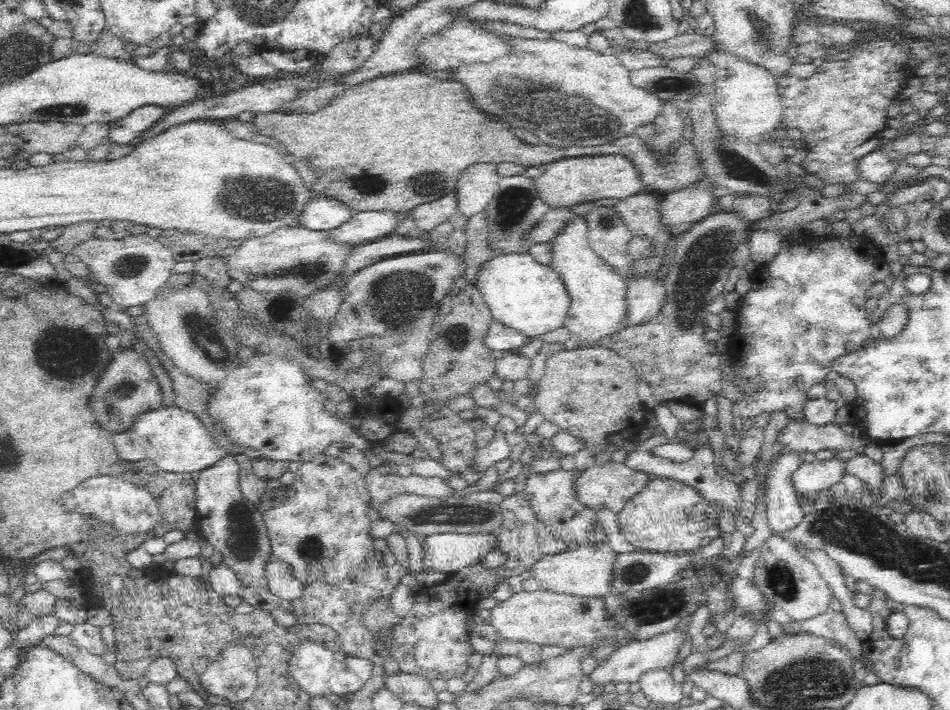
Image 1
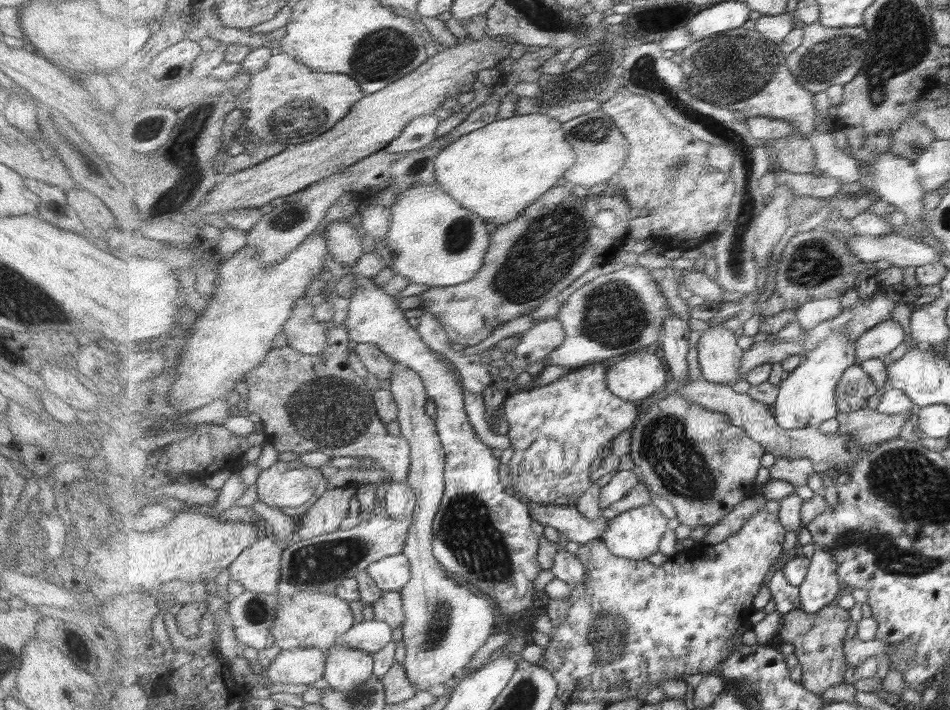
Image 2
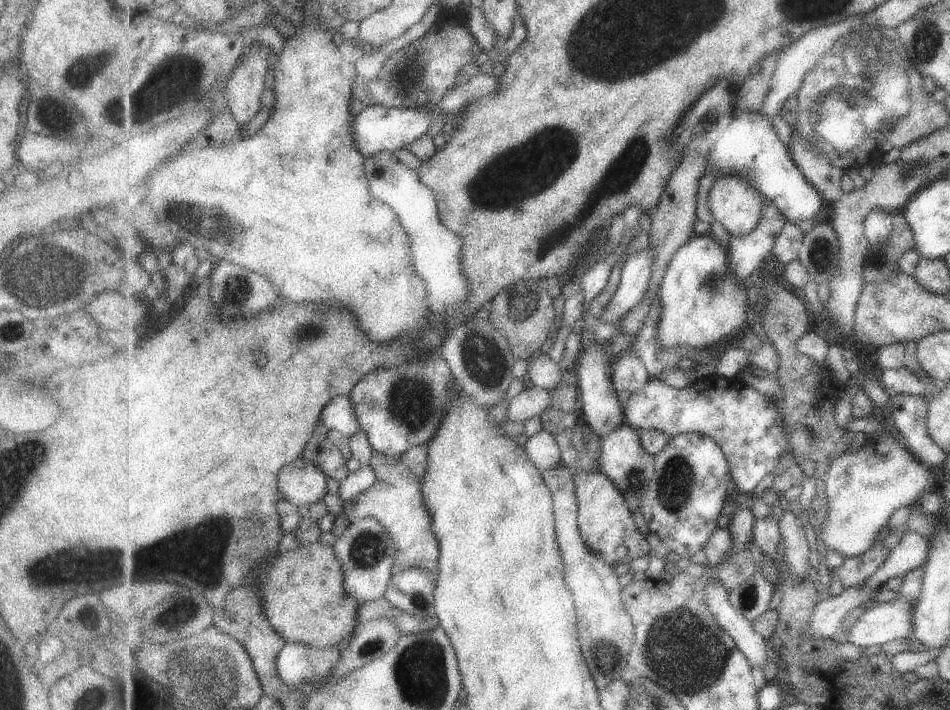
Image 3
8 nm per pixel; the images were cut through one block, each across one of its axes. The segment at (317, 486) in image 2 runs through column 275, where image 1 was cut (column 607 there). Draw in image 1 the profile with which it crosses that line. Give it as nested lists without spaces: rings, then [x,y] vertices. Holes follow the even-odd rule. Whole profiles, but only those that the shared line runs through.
[[[607,462],[604,465],[592,465],[582,471],[573,470],[575,473],[575,488],[580,502],[588,508],[608,509],[617,513],[624,508],[634,496],[638,495],[651,481],[648,473],[634,470],[624,463]]]

